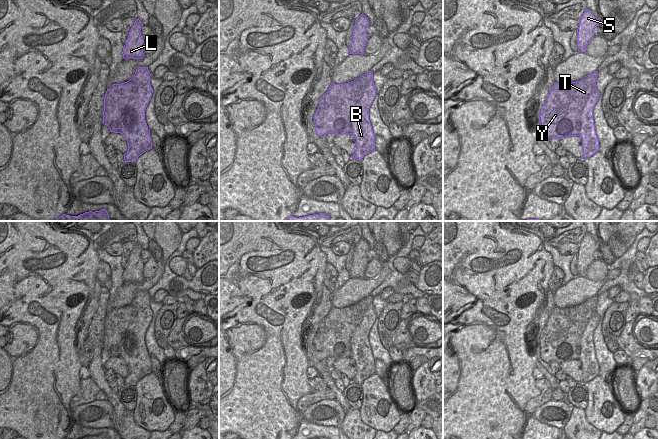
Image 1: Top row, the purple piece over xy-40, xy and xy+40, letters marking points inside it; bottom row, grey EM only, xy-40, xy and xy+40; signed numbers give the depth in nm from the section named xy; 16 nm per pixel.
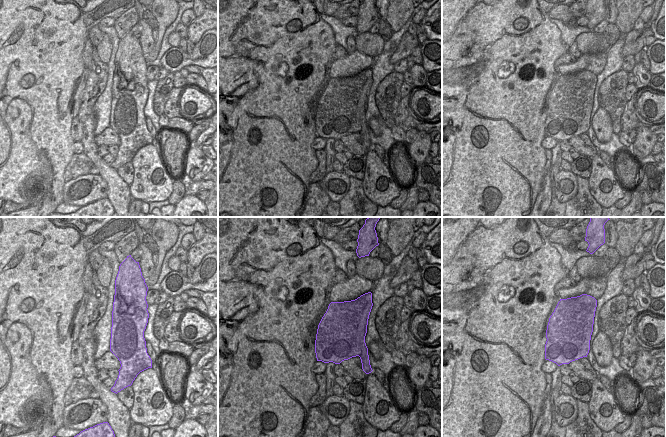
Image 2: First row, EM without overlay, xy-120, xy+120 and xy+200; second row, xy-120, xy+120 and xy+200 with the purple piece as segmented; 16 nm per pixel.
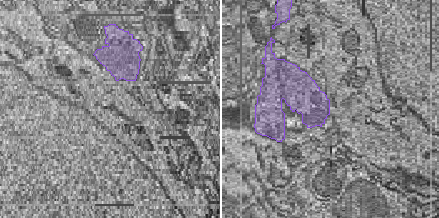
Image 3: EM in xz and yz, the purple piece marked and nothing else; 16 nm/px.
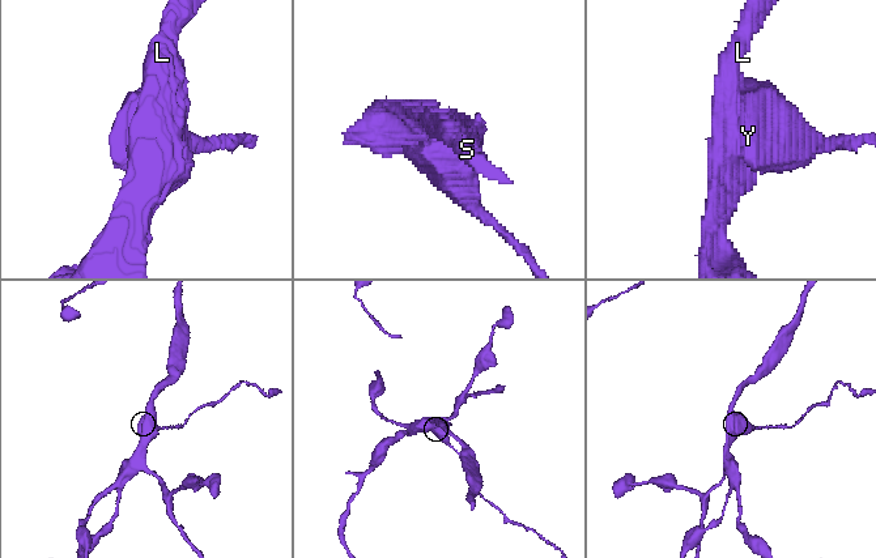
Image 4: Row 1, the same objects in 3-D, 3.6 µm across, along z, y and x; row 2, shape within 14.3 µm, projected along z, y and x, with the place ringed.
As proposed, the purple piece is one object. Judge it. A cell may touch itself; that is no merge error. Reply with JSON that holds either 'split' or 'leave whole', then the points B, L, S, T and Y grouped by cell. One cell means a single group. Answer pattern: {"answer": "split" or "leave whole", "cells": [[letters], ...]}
{"answer": "split", "cells": [["B", "L", "S"], ["T", "Y"]]}

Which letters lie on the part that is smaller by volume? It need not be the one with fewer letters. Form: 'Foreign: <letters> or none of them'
Foreign: T, Y

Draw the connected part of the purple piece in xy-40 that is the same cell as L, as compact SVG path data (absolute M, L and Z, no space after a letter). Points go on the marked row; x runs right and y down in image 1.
M137 19L132 26L128 40L123 47L123 58L133 58L133 59L141 59L145 55L143 53L143 43L144 39L141 35L141 27L143 26L142 22Z

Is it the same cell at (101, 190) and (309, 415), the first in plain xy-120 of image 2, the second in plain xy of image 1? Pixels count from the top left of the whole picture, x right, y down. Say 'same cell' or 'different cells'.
same cell

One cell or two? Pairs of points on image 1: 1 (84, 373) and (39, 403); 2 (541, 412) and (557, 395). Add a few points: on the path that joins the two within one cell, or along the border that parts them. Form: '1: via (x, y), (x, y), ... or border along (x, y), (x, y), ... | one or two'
1: border along (82, 366), (79, 371), (80, 379) | two
2: border along (552, 399), (561, 401) | two

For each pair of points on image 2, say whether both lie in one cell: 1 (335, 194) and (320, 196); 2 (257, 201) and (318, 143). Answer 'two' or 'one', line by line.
1: two
2: two

